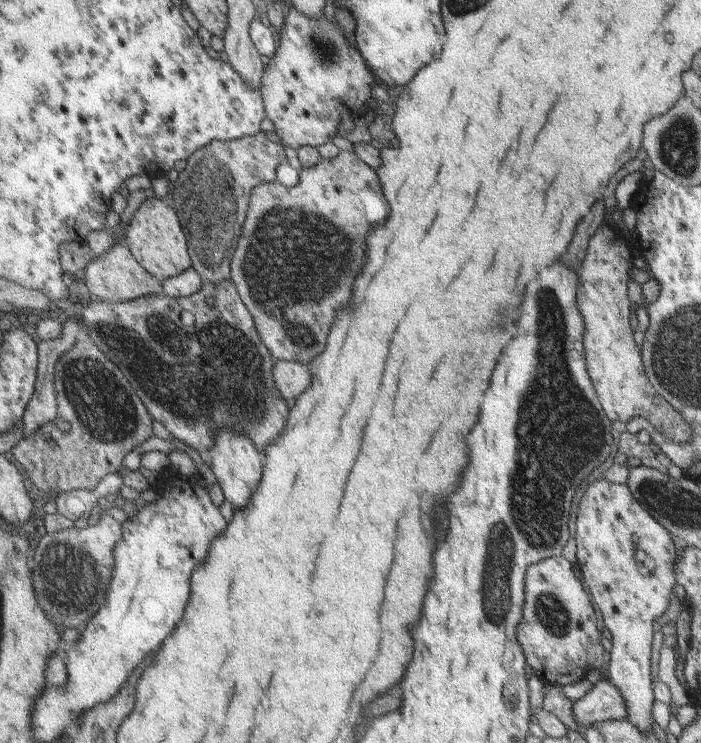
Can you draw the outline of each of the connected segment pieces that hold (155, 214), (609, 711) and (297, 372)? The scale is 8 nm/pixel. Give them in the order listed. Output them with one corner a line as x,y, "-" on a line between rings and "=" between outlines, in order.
150,197
144,200
131,218
127,228
125,244
135,255
137,262
148,270
159,282
173,279
183,275
185,271
193,267
189,248
187,248
187,236
181,228
179,216
162,199
=
601,677
596,683
592,684
591,690
587,691
581,699
572,702
572,717
579,727
589,727
594,723
625,719
626,706
624,699
621,698
619,691
609,681
609,678
603,679
=
275,361
273,380
276,390
283,396
285,404
291,404
291,398
297,398
309,384
309,372
298,361

